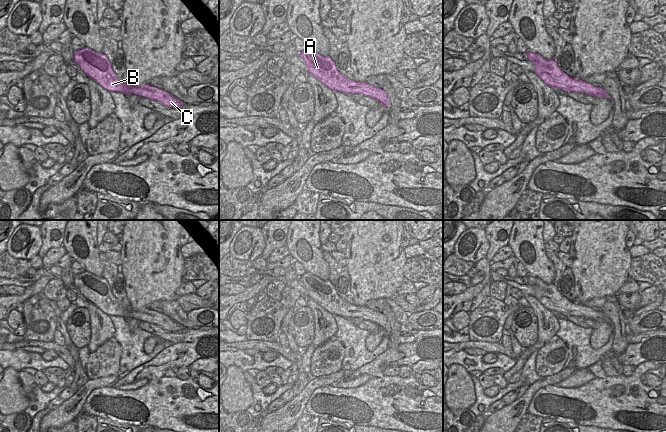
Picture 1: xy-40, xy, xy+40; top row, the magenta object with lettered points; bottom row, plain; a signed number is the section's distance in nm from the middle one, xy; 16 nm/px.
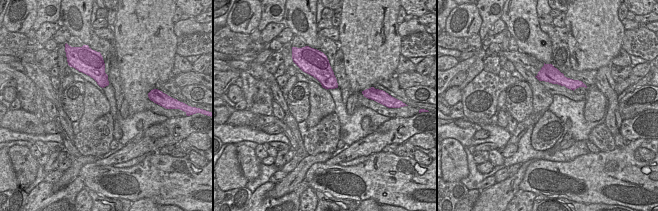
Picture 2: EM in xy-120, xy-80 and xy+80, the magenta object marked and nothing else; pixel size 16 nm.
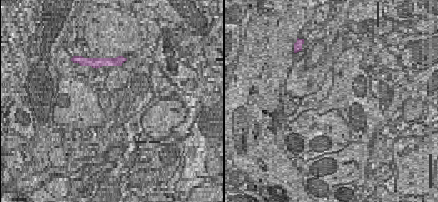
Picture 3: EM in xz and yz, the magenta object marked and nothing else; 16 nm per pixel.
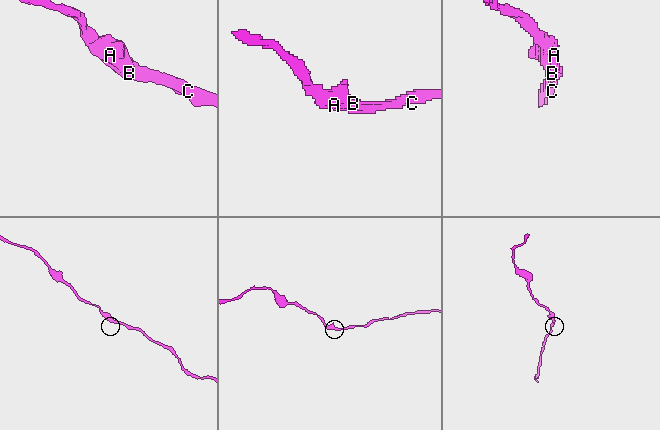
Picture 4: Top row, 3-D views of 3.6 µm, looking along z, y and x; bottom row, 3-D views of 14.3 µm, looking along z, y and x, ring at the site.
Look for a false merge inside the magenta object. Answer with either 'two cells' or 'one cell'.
one cell

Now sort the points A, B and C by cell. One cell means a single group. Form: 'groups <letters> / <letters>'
groups A B C

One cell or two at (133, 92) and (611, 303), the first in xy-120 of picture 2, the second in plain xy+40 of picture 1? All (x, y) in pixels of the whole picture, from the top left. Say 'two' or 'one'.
two

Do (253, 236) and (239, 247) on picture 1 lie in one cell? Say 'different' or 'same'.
same

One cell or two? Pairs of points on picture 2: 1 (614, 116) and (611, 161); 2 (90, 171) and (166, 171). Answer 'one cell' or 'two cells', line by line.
1: two cells
2: one cell

